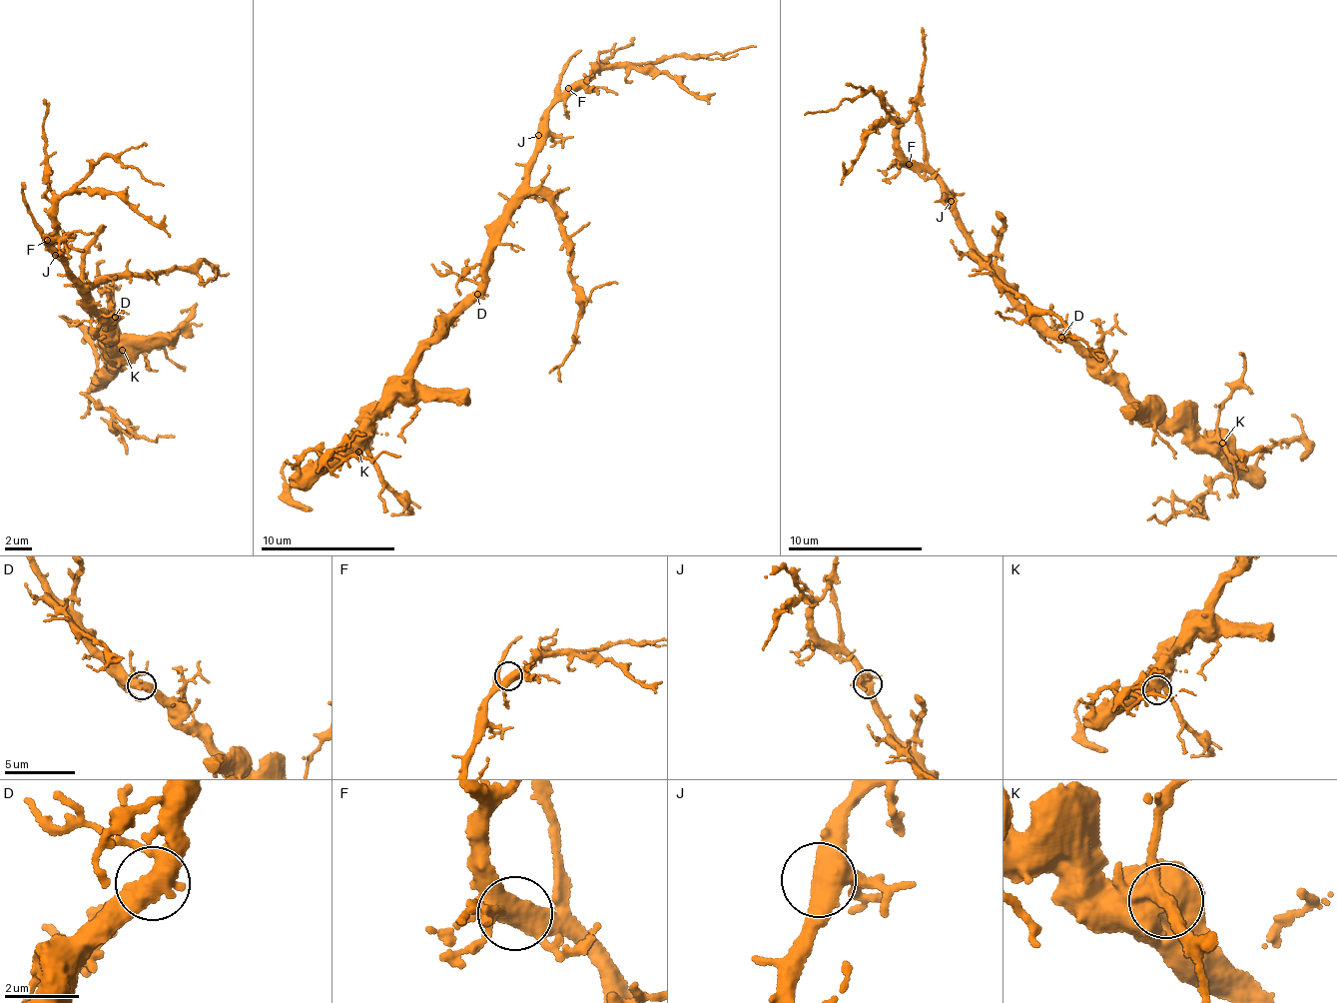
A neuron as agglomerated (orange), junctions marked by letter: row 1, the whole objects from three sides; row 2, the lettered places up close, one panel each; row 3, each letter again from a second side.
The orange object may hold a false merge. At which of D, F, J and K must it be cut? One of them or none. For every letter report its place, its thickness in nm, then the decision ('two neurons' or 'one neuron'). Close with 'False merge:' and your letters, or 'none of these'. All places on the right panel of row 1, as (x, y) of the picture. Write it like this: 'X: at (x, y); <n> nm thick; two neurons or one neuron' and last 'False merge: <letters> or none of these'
D: at (1061, 337); 440 nm thick; one neuron
F: at (909, 164); 440 nm thick; one neuron
J: at (951, 201); 460 nm thick; one neuron
K: at (1222, 443); 480 nm thick; one neuron
False merge: none of these

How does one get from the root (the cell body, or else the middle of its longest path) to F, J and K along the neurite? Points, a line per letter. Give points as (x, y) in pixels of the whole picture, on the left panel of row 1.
F: (105, 314), (102, 310), (98, 313), (77, 287), (78, 280), (68, 264), (44, 243), (47, 240)
J: (105, 314), (102, 310), (98, 313), (92, 306), (77, 287), (78, 280), (68, 264), (55, 255)
K: (105, 314), (108, 311), (116, 320), (112, 330), (118, 337), (106, 353), (116, 348), (111, 355), (122, 350)

